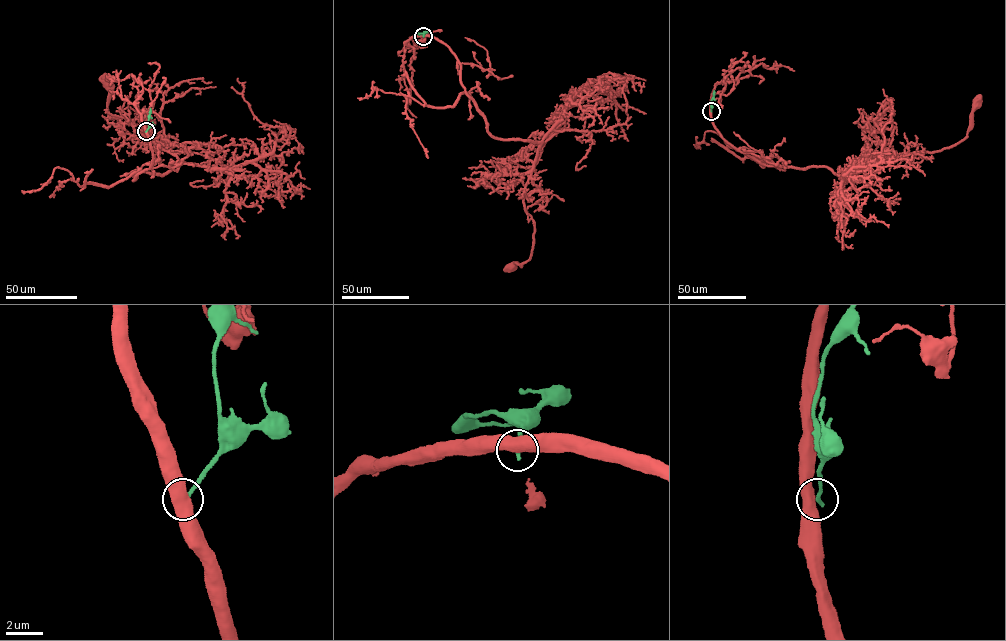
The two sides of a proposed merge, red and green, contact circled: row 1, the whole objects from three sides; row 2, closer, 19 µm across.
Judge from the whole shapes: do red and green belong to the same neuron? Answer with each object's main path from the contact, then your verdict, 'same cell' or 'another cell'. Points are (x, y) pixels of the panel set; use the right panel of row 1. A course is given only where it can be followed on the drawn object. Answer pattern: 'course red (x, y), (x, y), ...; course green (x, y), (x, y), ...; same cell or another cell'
course red (710, 111), (720, 136), (761, 163), (826, 167), (844, 177), (894, 155), (954, 146), (966, 136), (975, 104); course green (711, 111), (714, 90); another cell

